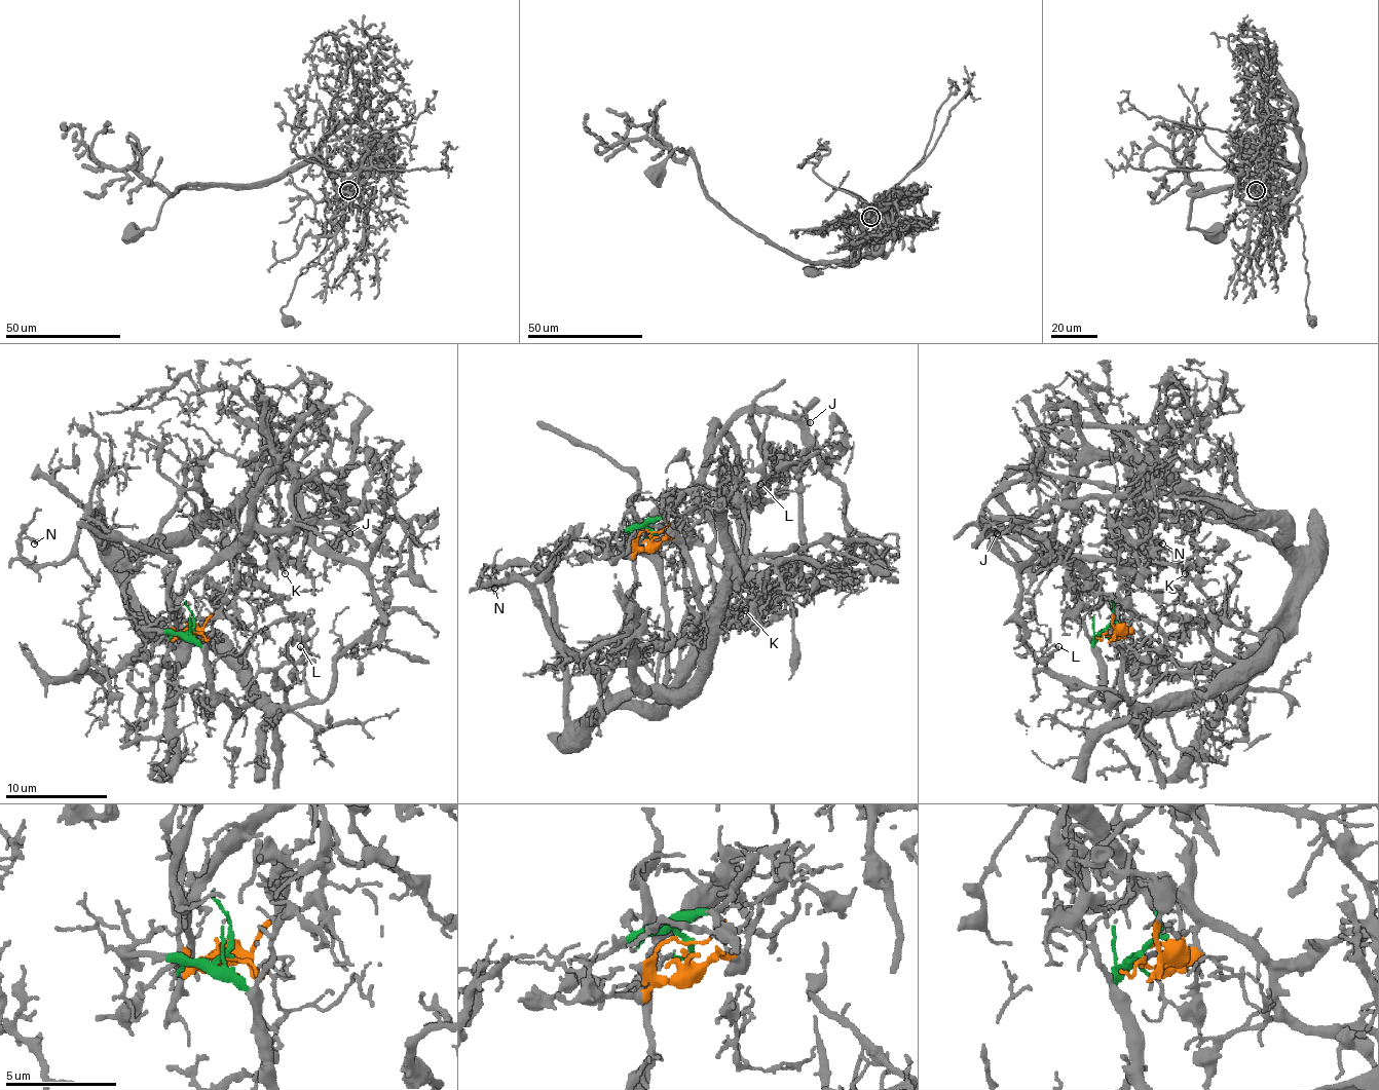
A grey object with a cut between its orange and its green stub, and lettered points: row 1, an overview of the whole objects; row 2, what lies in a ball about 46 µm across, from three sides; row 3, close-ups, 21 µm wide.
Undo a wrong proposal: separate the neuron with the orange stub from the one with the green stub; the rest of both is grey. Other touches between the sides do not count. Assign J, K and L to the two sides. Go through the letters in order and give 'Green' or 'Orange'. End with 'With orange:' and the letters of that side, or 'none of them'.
J: Orange
K: Orange
L: Green
With orange: J, K

